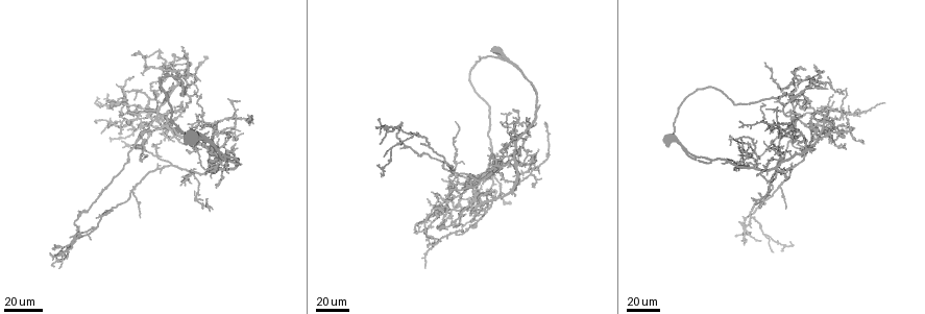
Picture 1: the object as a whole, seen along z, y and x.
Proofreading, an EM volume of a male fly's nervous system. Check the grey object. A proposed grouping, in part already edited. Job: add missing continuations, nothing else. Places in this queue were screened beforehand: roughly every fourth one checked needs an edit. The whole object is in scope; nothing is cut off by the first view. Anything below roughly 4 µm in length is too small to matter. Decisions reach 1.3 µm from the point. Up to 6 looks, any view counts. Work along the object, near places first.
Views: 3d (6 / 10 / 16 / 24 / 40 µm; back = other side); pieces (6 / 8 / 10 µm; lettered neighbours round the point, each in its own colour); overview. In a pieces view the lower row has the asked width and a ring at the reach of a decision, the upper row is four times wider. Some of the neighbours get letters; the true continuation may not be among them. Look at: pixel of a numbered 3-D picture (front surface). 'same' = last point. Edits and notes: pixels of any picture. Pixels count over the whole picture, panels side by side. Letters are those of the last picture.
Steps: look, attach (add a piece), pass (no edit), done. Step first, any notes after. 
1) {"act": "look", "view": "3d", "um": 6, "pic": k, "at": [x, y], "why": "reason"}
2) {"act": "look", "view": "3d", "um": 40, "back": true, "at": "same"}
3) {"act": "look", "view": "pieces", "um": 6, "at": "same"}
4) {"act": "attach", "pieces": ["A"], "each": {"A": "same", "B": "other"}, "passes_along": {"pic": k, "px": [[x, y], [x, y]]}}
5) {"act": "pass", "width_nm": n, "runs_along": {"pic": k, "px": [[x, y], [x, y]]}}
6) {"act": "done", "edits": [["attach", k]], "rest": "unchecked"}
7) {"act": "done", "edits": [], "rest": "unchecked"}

{"act": "look", "view": "3d", "um": 40, "pic": 1, "at": [228, 162], "why": "branch stops here"}

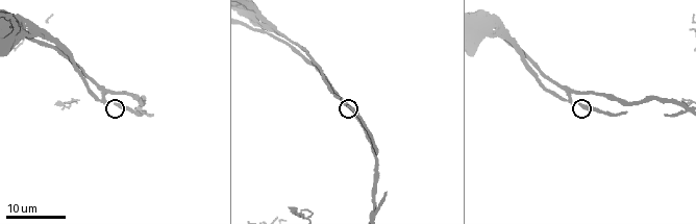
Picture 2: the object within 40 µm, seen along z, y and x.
{"act": "look", "view": "pieces", "um": 10, "pic": 2, "at": [349, 107]}

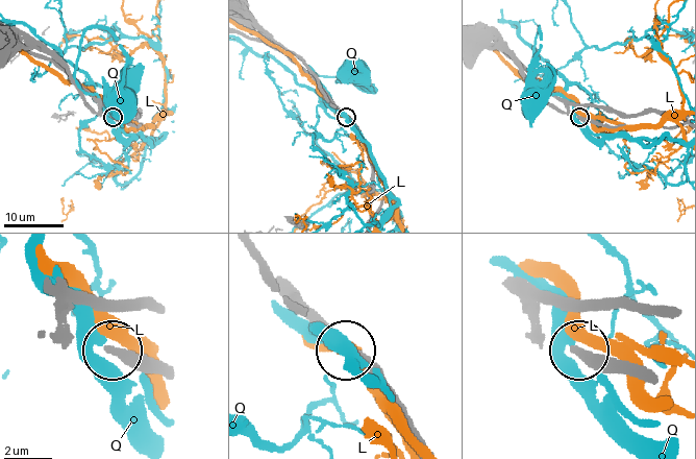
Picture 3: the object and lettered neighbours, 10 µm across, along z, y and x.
{"act": "pass", "each": {"L": "other", "Q": "other"}, "runs_along": {"pic": 3, "px": [[582, 103], [611, 110], [624, 122], [603, 126], [579, 116]]}, "found": "no lettered piece goes on from it"}

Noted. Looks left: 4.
{"act": "look", "view": "3d", "um": 24, "pic": 2, "at": [664, 115], "why": "branch stops here"}

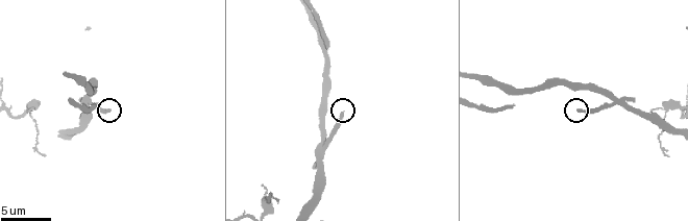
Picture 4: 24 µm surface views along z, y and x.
{"act": "look", "view": "pieces", "um": 8, "pic": 4, "at": [109, 112]}

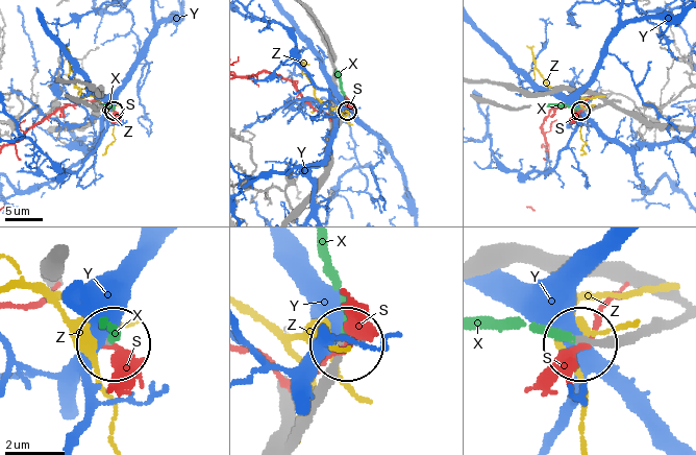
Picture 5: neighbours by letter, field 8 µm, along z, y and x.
{"act": "attach", "pieces": ["X"], "width_nm": 210, "each": {"S": "other", "X": "same", "Y": "other", "Z": "other"}, "passes_along": {"pic": 5, "px": [[652, 321], [610, 341], [482, 327]]}, "found": "the cell continues"}

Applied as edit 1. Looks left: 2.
{"act": "done", "edits": [["attach", 5]], "rest": "unchecked"}

